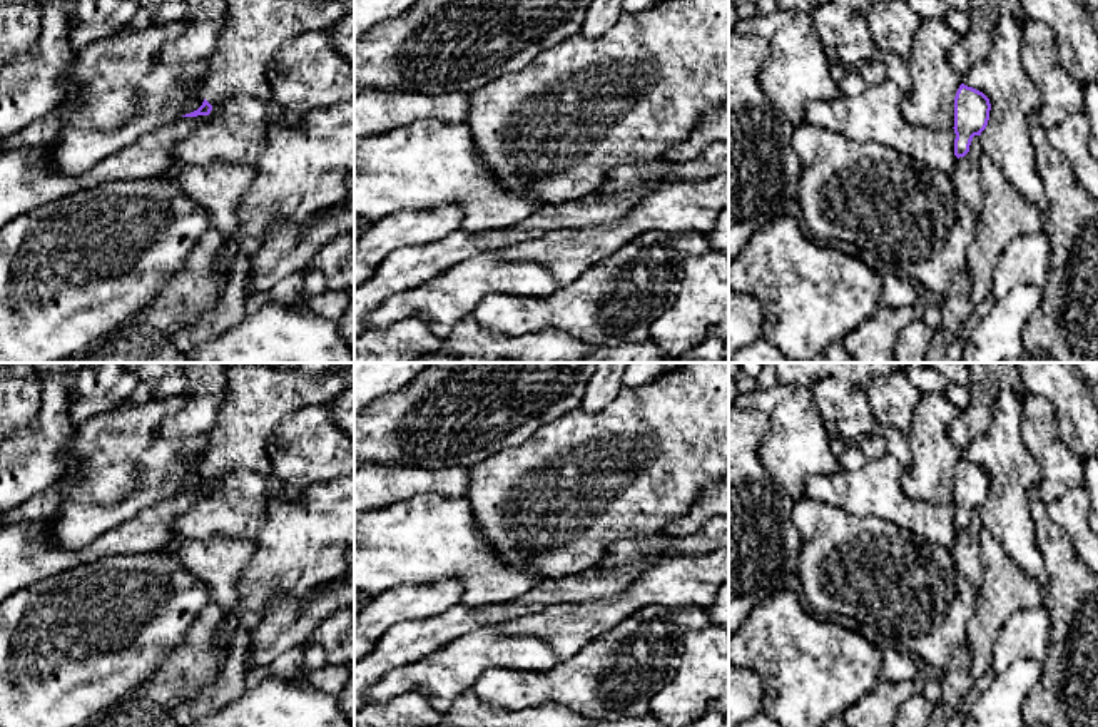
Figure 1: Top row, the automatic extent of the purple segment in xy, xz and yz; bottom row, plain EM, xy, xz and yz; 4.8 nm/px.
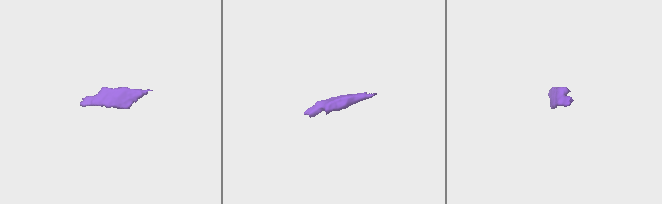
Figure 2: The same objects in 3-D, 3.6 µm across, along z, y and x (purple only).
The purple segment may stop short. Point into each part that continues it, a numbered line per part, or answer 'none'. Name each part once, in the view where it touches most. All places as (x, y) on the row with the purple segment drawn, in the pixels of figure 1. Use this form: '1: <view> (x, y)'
1: xy (236, 132)

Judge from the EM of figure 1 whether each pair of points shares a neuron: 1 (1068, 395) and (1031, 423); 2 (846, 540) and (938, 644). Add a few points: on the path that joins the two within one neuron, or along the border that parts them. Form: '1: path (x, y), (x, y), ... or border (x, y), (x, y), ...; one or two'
1: border (1028, 393), (1053, 406), (1067, 443); two
2: path (871, 565), (925, 619); one

